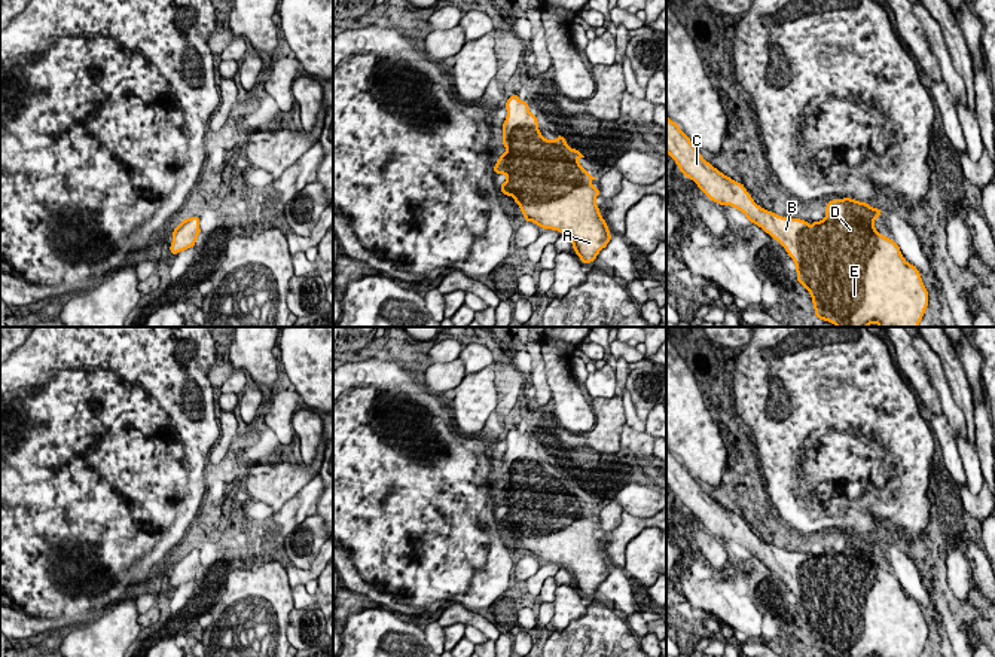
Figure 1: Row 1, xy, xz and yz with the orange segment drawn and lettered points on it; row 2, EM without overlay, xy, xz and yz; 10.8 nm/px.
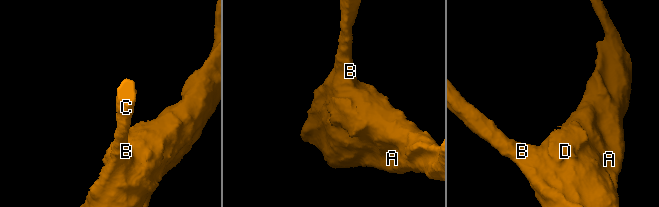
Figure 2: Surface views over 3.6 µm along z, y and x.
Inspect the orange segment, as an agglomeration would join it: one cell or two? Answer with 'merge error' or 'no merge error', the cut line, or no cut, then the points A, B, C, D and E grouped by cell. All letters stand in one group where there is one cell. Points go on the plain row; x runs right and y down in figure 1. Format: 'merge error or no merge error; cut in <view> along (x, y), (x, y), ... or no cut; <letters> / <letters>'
no merge error; no cut; A B C D E

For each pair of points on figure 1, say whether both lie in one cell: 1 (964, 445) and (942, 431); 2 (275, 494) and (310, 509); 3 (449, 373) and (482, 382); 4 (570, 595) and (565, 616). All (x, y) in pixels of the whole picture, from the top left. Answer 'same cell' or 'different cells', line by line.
1: different cells
2: different cells
3: different cells
4: same cell

